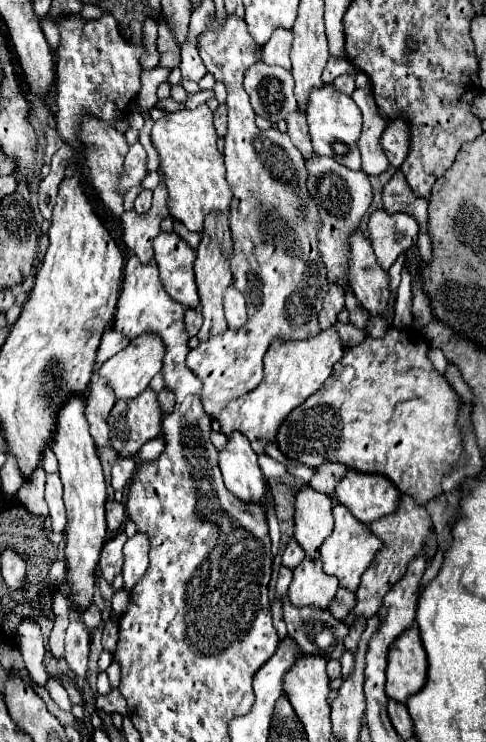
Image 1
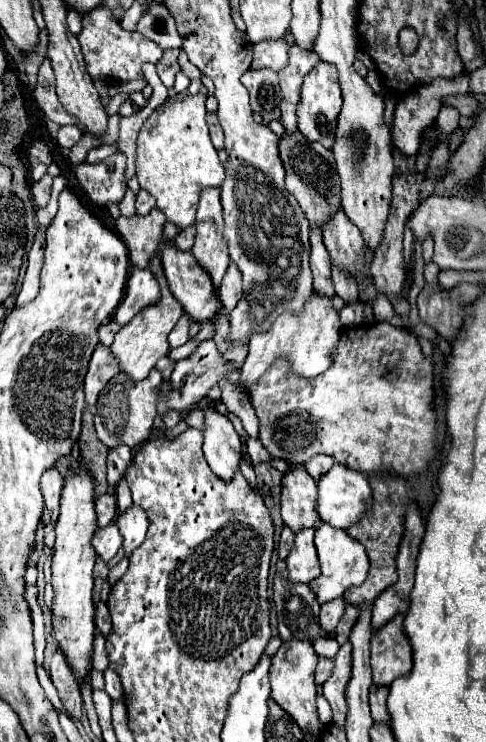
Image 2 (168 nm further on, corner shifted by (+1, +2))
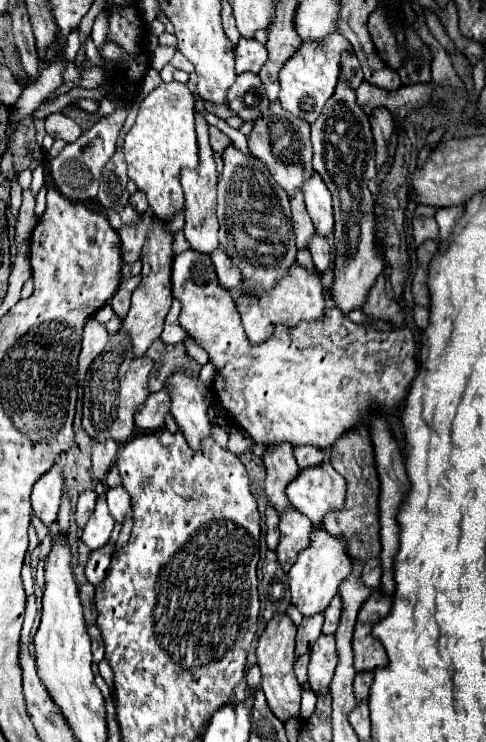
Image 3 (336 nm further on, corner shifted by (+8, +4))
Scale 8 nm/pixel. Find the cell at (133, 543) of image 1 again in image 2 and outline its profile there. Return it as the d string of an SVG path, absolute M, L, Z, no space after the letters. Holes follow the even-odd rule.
M132 505L126 513L118 515L116 523L124 537L124 553L126 553L126 557L130 557L134 553L134 549L140 547L142 541L146 539L146 529L148 529L146 513L138 505Z

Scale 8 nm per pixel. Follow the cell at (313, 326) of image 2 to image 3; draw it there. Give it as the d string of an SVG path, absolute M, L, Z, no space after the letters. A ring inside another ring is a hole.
M299 263L291 265L287 275L283 275L275 289L263 291L263 289L251 289L245 281L239 283L235 289L237 297L237 311L243 321L243 329L247 331L251 343L263 343L267 335L271 335L275 323L287 323L287 325L297 325L299 321L313 321L323 317L325 309L325 297L323 297L323 287L319 281L319 275L315 271L307 271Z

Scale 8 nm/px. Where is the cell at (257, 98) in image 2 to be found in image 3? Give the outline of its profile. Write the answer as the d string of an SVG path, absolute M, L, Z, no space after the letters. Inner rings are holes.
M255 73L237 75L235 83L227 91L227 107L241 121L255 121L263 109L267 109L269 99L265 95L263 83Z

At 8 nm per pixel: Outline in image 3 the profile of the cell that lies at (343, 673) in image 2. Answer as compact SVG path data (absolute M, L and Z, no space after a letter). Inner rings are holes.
M321 635L309 651L309 683L315 693L325 693L329 689L331 677L337 665L337 651L335 651L335 637Z

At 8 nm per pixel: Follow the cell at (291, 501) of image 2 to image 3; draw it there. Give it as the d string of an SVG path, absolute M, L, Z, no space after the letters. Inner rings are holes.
M277 443L267 447L263 455L263 463L267 467L265 493L271 505L275 505L279 513L283 513L283 507L291 507L291 503L285 497L287 481L293 481L301 471L293 457L293 447L289 443Z

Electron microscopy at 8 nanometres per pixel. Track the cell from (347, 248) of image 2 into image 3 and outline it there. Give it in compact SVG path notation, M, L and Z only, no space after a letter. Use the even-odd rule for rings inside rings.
M313 173L305 183L303 183L303 195L305 195L305 205L307 211L313 219L315 231L323 237L331 235L333 229L333 207L331 207L331 193L319 173Z

